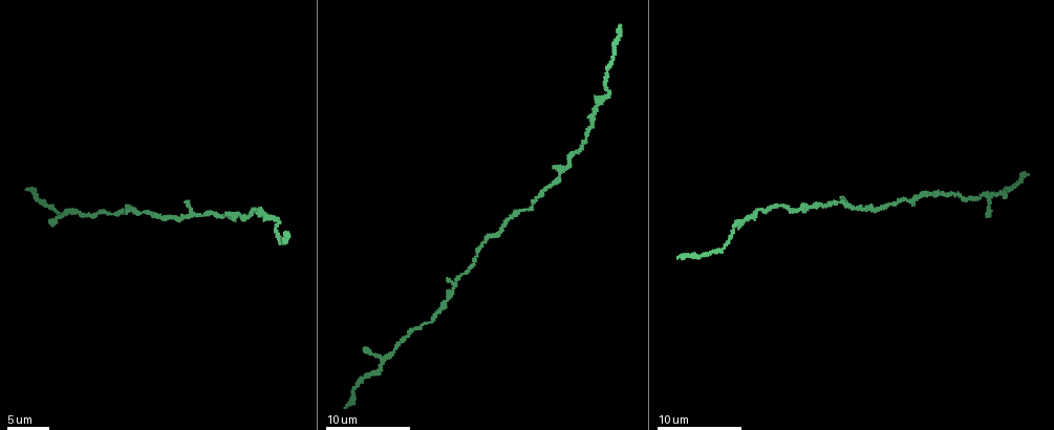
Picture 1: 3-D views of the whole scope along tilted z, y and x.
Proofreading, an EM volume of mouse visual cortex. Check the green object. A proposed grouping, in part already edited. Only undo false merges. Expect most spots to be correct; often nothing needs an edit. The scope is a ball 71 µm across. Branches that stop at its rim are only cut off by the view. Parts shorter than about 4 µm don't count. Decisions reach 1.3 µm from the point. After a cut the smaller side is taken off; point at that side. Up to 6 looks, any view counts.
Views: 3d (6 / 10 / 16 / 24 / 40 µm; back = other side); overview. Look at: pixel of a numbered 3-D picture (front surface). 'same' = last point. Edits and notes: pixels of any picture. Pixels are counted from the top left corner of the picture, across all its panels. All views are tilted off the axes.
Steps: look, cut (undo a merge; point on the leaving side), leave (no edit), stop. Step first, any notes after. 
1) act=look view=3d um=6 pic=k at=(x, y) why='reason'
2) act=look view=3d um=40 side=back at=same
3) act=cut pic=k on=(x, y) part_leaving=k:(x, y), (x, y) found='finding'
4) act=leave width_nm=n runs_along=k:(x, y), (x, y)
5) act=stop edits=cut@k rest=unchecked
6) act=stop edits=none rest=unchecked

act=look view=3d um=10 pic=1 at=(190, 215) why='side arm on a straight run'

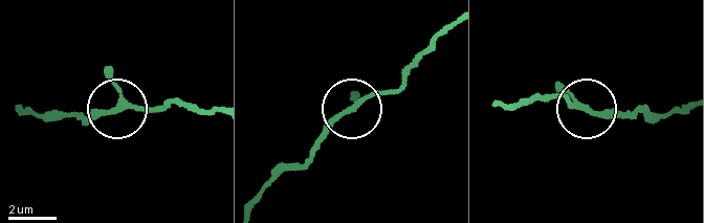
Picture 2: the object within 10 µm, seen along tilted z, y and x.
act=leave arms=3 runs_along=2:(614, 116), (588, 106), (570, 108), (564, 96) found='continuous, no second neuron'

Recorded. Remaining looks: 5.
act=look view=3d um=16 pic=1 at=(803, 206) why='a narrow waist'

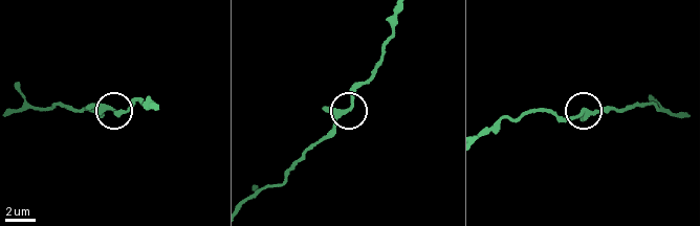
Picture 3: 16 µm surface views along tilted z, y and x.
act=look view=3d um=16 side=back pic=3 at=(111, 109)

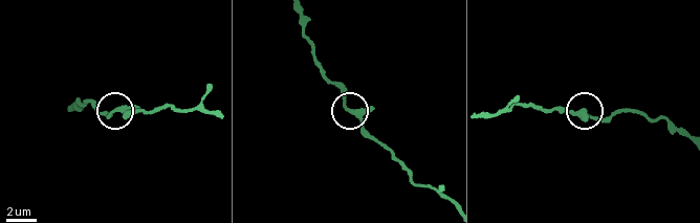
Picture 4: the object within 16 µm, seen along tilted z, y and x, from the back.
act=leave runs_along=4:(450, 201), (432, 186), (414, 180), (368, 135), (334, 84) found='continuous, no second neuron'

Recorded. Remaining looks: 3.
act=look view=3d um=6 pic=1 at=(917, 197) why='side arm on a straight run'

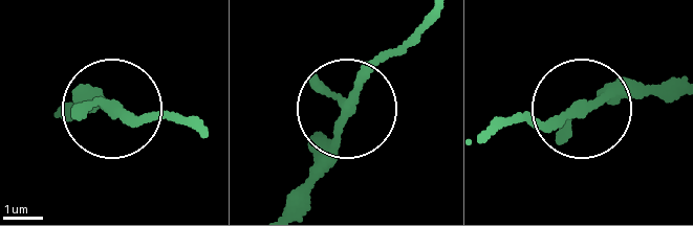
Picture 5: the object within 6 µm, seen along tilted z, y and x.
act=leave runs_along=5:(493, 130), (559, 122), (659, 88) found='all the same neuron'

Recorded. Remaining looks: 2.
act=stop edits=none rest=unchecked

